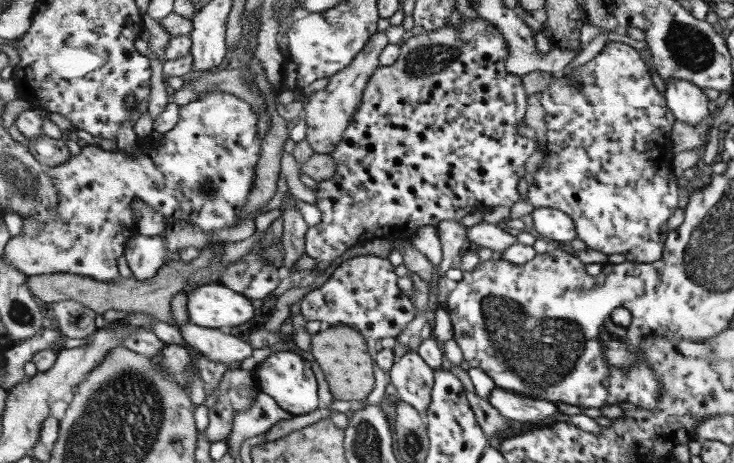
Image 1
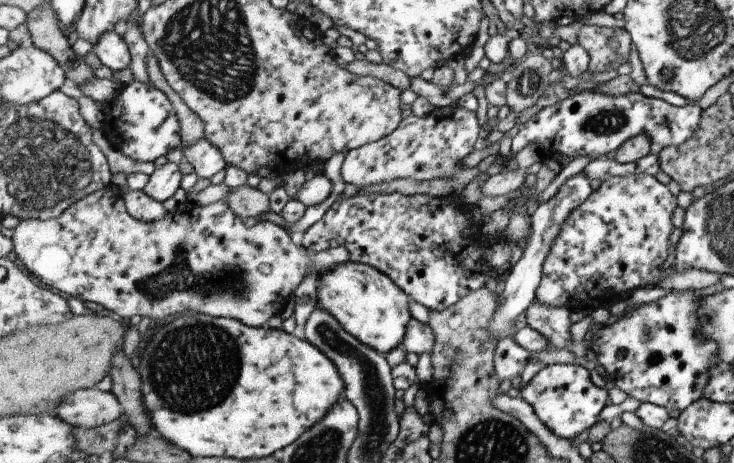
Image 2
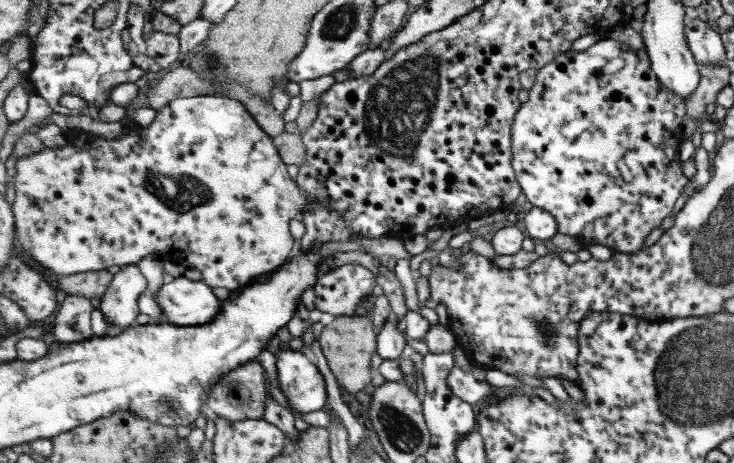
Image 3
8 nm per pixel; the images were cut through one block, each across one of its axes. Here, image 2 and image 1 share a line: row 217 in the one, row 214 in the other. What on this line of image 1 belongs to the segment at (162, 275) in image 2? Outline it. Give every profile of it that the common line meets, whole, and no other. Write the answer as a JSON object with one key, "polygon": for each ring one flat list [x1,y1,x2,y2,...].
{"polygon":[[218,91,213,93,207,92,205,95,201,96,200,100,191,102,191,104,179,108,179,117,180,118,174,128,164,134,162,143,155,145,149,138,141,140,139,144,140,153,135,158,126,156,119,150,105,151,98,146,87,145,82,148,81,154,73,156,66,164,51,167,50,174,55,183,57,183,59,197,61,197,57,220,45,224,45,222,37,220,37,218,33,218,33,216,23,218,22,234,12,238,6,247,4,258,7,260,7,264,15,266,17,270,21,270,23,274,27,274,29,277,55,273,79,273,81,276,93,277,103,282,119,280,119,278,123,277,118,267,119,257,126,254,126,248,129,241,133,239,134,234,137,233,137,225,131,211,131,204,133,204,133,200,139,198,143,199,143,201,147,201,149,205,155,207,155,209,159,209,159,212,165,214,169,224,177,221,190,222,195,226,203,228,206,232,214,232,215,230,236,227,239,215,243,213,243,207,245,207,245,203,247,203,247,199,249,199,249,193,251,193,251,189,255,187,255,177,257,176,256,165,262,154,263,141,257,139,257,130,259,130,259,128,257,128,257,125,259,125,257,112,252,109,251,104,248,104,245,100,240,100,237,96,234,96,234,94]]}

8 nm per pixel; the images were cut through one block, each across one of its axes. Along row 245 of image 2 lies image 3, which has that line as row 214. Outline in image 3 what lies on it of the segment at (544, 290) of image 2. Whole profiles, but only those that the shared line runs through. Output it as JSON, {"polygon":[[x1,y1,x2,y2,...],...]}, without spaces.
{"polygon":[[601,39,597,41,597,43,595,43,595,45,593,45,591,48,585,50,585,52,575,52,575,50,569,50,568,52,565,52,565,54,559,56,558,59,553,60,552,63,549,63,547,66,544,66,542,69,540,69,539,74,537,74,537,82,535,82,535,86,533,86,533,89,530,91,529,100,522,104,522,108,519,110,518,116,515,118,514,131,512,132,514,137,513,164,514,170,519,177,519,184,523,185,523,192,529,203,555,215,555,219,557,219,561,234,567,234,569,236,576,237,585,246,595,246,595,244,602,244,603,246,607,246,609,249,612,249,615,252,622,251,635,253,642,251,643,248,645,249,645,240,647,240,647,236,653,232,653,229,659,228,667,216,675,214,675,211,678,208,678,204,683,201,685,196,685,190,687,188,687,183,689,183,689,178,683,174,683,166,681,164,682,162,680,157,681,146,685,140,683,138,683,120,685,120,685,115,687,115,686,102,683,101,678,96,678,94,675,94,669,88,666,88,665,84,659,80,659,77,652,69,651,59,645,48,635,51,628,48,625,43,612,39]]}

